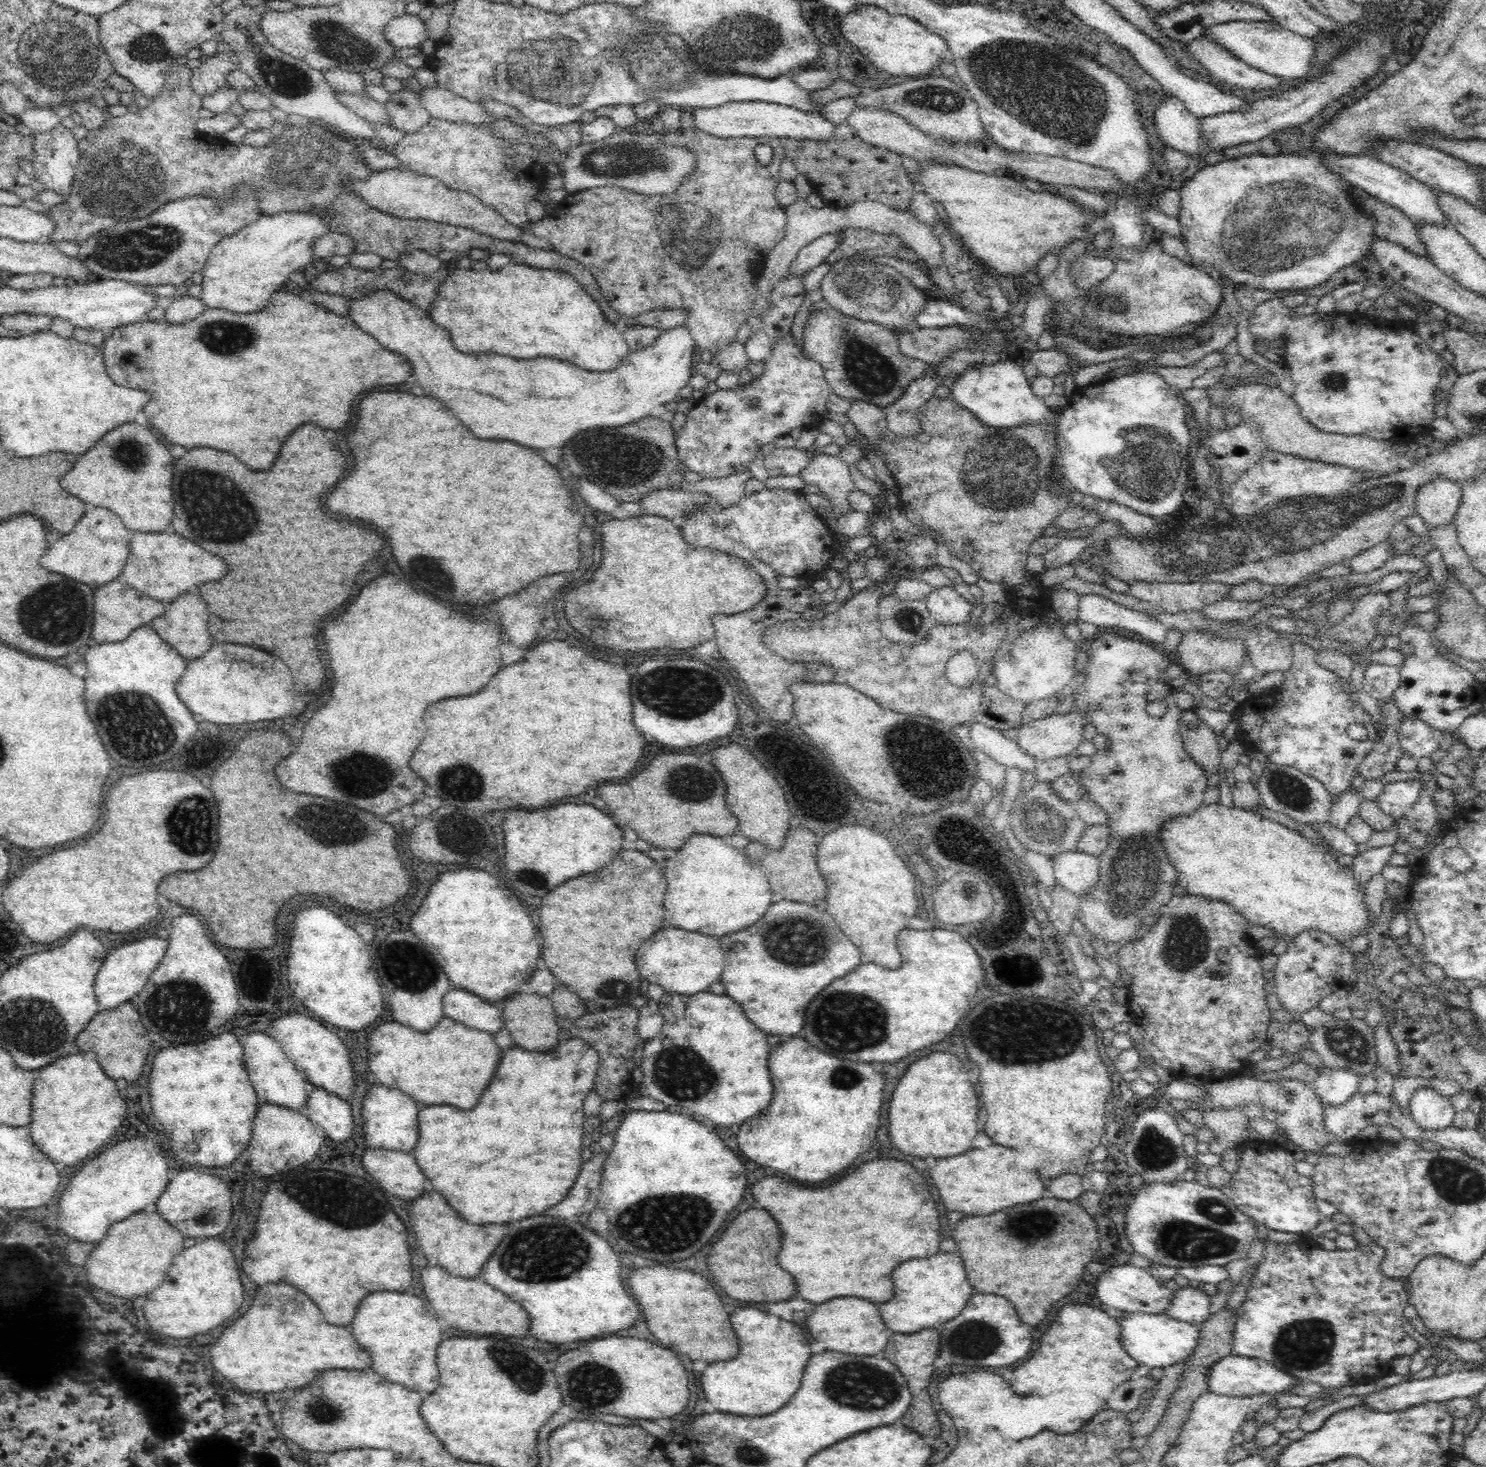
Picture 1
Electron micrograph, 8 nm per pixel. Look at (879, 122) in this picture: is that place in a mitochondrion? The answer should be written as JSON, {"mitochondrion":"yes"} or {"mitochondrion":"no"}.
{"mitochondrion":"no"}

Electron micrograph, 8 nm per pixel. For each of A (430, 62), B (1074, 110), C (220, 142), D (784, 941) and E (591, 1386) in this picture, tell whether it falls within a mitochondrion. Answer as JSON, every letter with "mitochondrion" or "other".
{"A":"other","B":"mitochondrion","C":"other","D":"mitochondrion","E":"mitochondrion"}

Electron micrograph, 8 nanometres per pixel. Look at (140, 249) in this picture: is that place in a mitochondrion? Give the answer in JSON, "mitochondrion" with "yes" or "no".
{"mitochondrion":"yes"}

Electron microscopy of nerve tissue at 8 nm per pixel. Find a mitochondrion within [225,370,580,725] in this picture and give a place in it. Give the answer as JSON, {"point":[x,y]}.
{"point":[424,570]}

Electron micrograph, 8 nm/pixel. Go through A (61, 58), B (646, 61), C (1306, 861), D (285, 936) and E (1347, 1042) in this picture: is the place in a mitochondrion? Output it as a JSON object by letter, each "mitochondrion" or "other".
{"A":"mitochondrion","B":"mitochondrion","C":"other","D":"other","E":"mitochondrion"}

